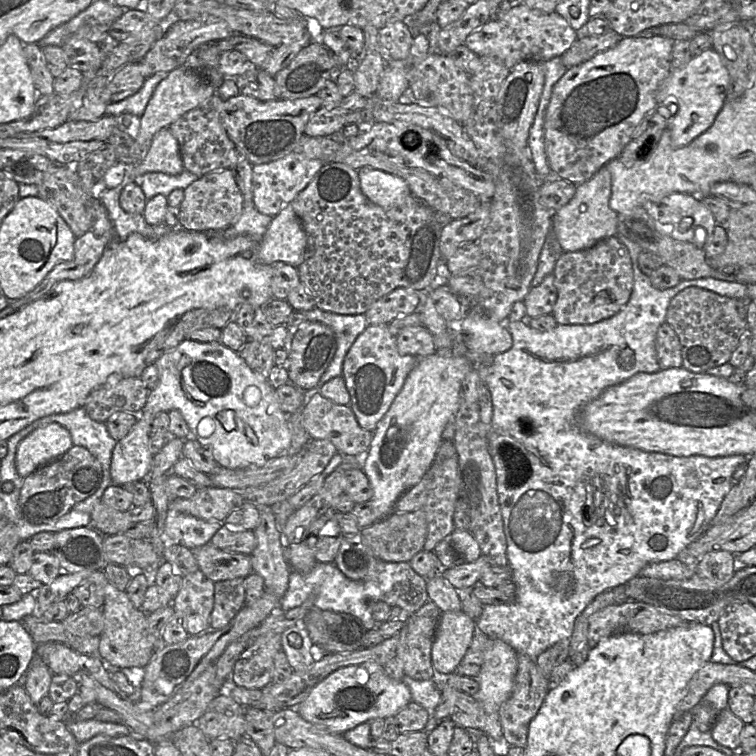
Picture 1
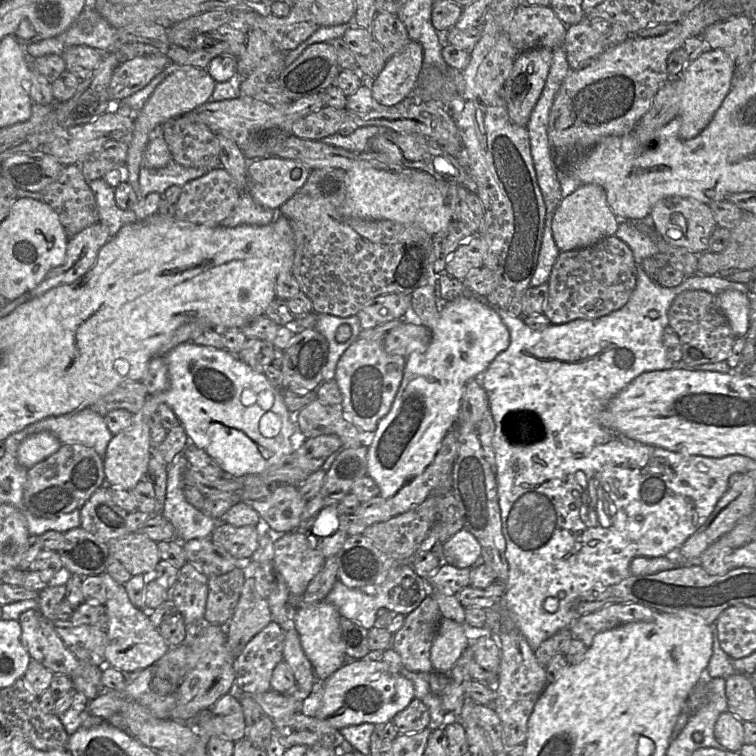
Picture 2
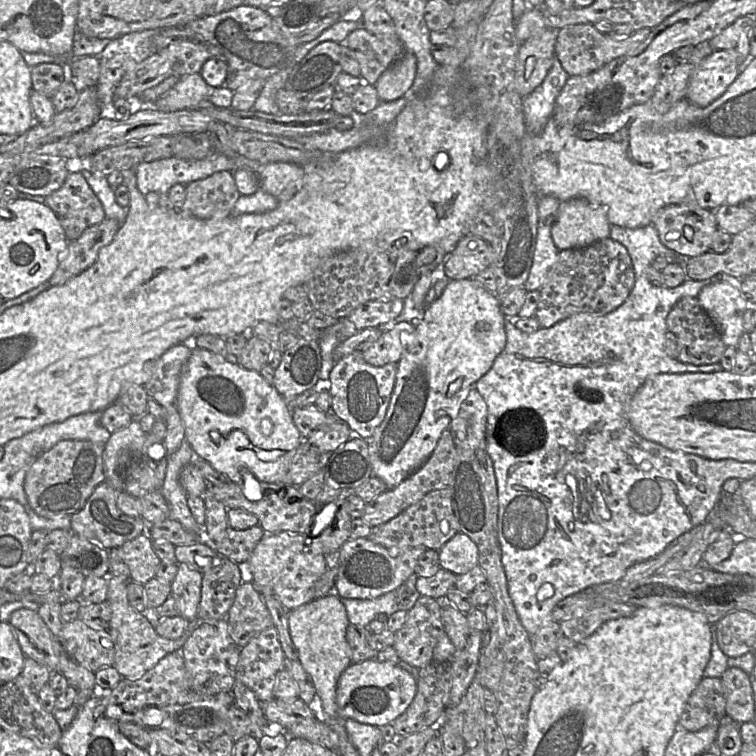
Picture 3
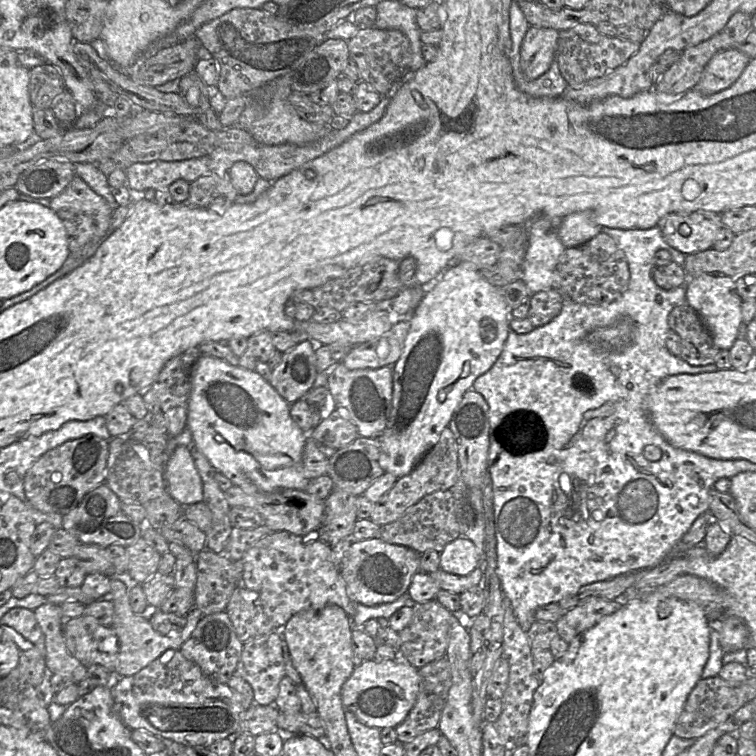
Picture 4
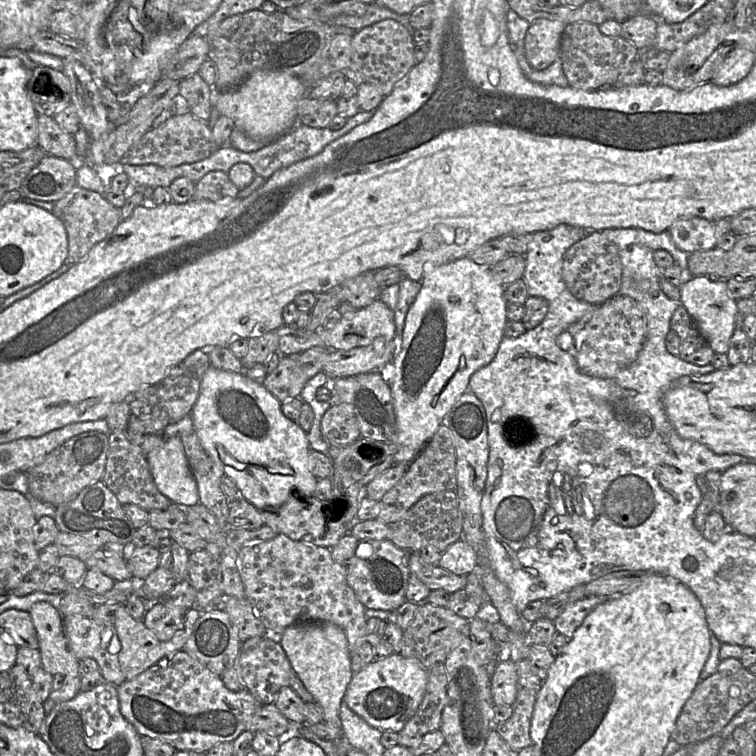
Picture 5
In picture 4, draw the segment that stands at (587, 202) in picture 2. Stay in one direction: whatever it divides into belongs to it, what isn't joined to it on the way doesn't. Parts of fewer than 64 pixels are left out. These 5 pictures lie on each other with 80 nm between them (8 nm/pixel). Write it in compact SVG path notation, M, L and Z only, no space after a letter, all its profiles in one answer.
M575 212L565 216L558 229L558 237L566 248L580 246L602 232L589 212Z

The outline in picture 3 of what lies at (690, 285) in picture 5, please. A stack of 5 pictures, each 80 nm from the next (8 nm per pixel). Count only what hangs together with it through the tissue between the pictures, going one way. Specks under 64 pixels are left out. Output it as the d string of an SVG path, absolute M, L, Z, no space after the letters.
M719 277L701 289L697 299L715 322L725 346L737 347L744 333L744 313L751 305L737 284Z

